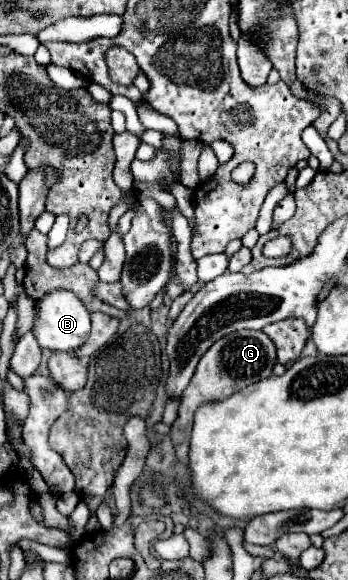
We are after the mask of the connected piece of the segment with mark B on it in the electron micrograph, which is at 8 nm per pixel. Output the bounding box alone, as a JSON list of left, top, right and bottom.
[33,290,91,352]

